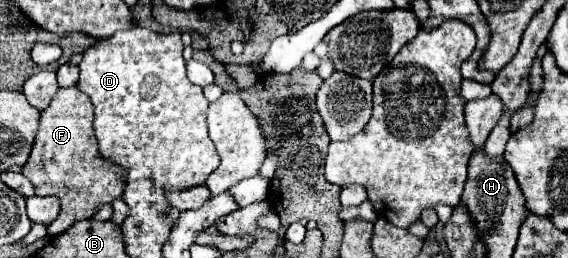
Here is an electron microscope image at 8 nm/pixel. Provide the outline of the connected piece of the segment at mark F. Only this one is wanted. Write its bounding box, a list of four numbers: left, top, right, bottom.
[22,86,126,236]

